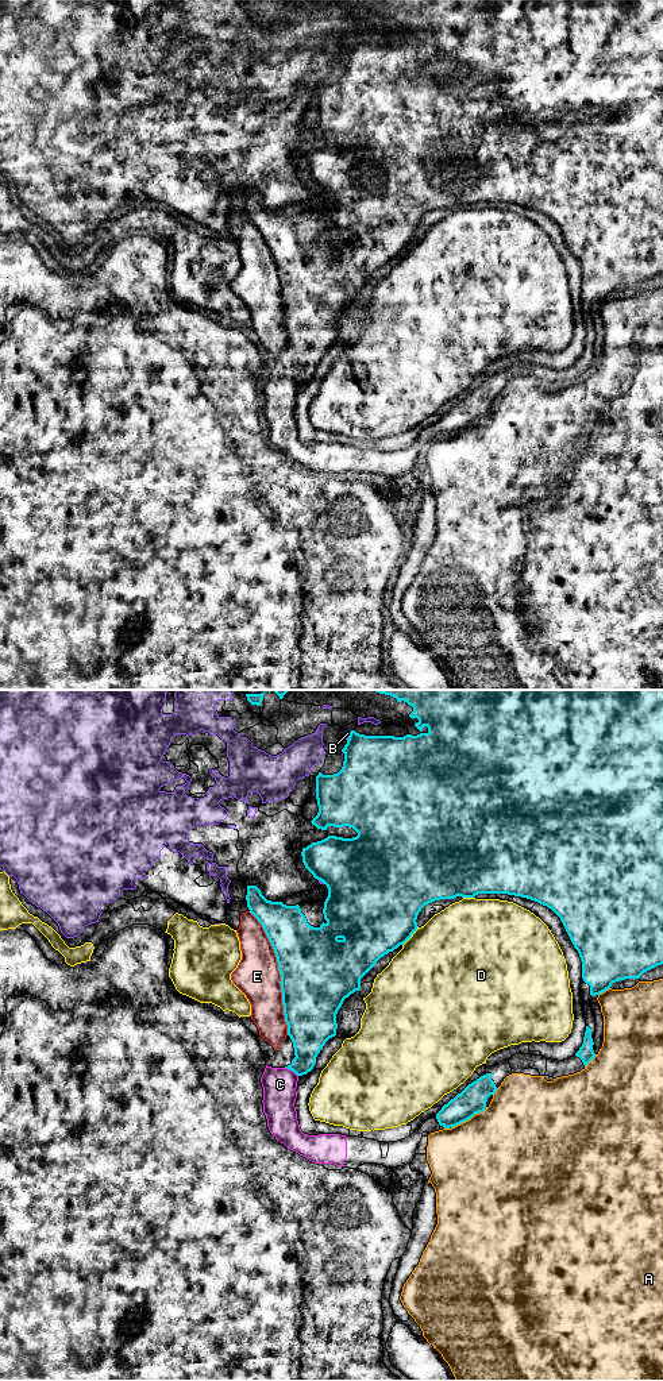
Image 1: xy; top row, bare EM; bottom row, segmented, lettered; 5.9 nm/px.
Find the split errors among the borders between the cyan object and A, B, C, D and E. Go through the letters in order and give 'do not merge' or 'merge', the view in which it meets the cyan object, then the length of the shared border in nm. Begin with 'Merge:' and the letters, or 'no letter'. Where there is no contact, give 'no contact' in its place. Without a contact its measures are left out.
Merge: C
A: do not merge; contact in xy; length 260 nm
B: do not merge; contact in xy; length 60 nm
C: merge; contact in xy; length 100 nm
D: do not merge; contact in xy; length 150 nm
E: do not merge; contact in xy; length 750 nm

